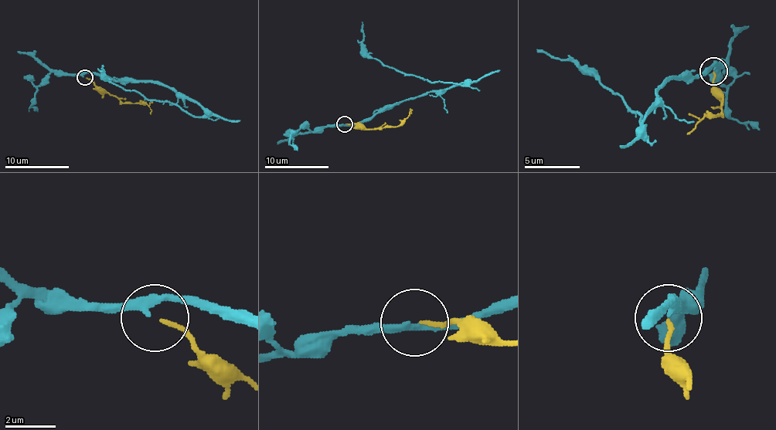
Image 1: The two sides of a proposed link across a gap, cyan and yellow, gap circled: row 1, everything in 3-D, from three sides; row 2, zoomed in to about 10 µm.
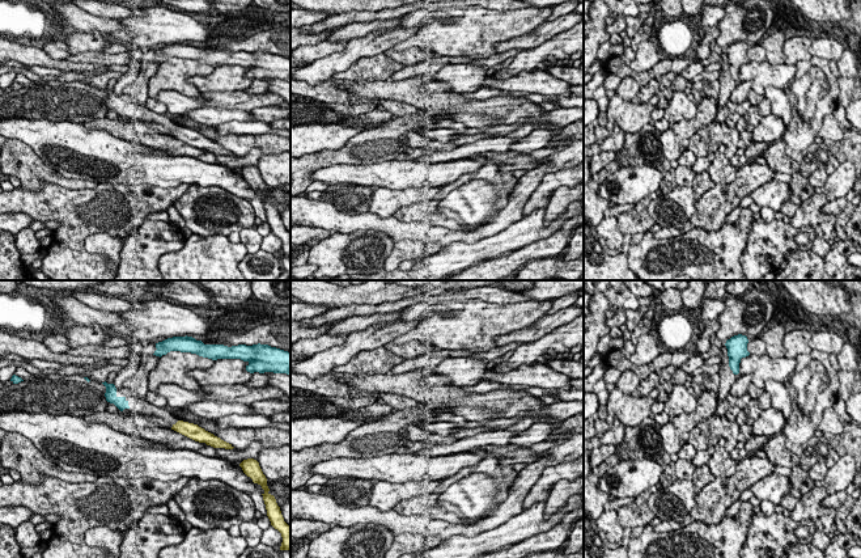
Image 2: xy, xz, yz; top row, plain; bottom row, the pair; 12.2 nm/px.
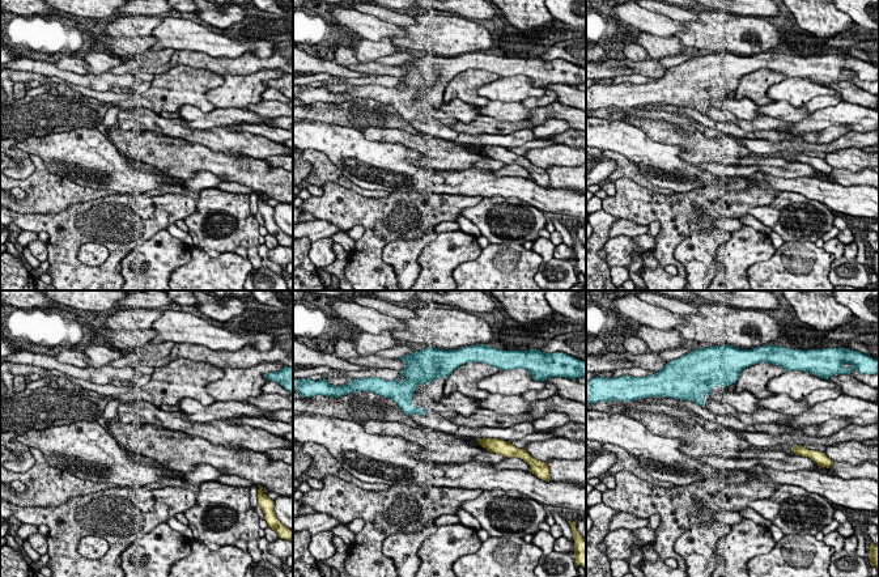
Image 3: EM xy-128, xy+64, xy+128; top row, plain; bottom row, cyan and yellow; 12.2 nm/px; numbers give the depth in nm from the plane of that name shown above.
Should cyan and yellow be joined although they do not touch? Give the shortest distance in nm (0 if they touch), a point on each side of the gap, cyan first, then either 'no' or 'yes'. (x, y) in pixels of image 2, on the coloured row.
600 nm | xy (128, 408), (172, 427) | yes

